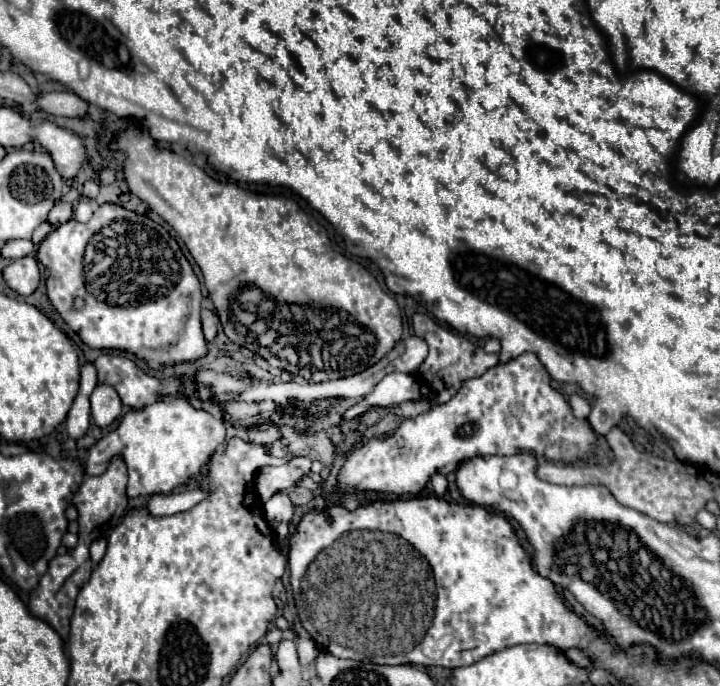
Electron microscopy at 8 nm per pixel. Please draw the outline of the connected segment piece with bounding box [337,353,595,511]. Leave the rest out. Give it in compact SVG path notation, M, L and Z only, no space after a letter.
M537 355L521 357L491 367L485 375L463 383L459 393L415 419L405 419L389 437L371 437L355 449L337 475L339 505L347 511L363 505L359 493L421 495L431 475L449 475L459 463L479 455L511 455L517 449L555 461L585 459L593 451L593 431L583 419L573 417L565 397L551 387L551 379Z

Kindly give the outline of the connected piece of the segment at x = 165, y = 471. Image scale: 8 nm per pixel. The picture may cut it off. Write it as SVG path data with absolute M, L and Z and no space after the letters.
M187 399L155 401L143 409L127 413L119 427L97 441L87 453L87 475L101 475L113 455L121 455L129 467L127 495L141 497L153 493L171 493L195 477L209 463L219 445L225 443L225 425L203 409L191 407Z

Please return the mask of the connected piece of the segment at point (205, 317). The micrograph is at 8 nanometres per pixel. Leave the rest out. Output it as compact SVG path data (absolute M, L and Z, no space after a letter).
M209 309L201 311L201 321L203 321L203 333L207 341L213 341L217 335L217 327L219 327L219 319L215 313L211 313Z

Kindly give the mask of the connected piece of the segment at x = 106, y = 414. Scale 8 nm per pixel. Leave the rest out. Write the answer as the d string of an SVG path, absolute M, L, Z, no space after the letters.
M97 385L91 393L91 417L99 427L109 427L121 415L121 399L109 385Z

